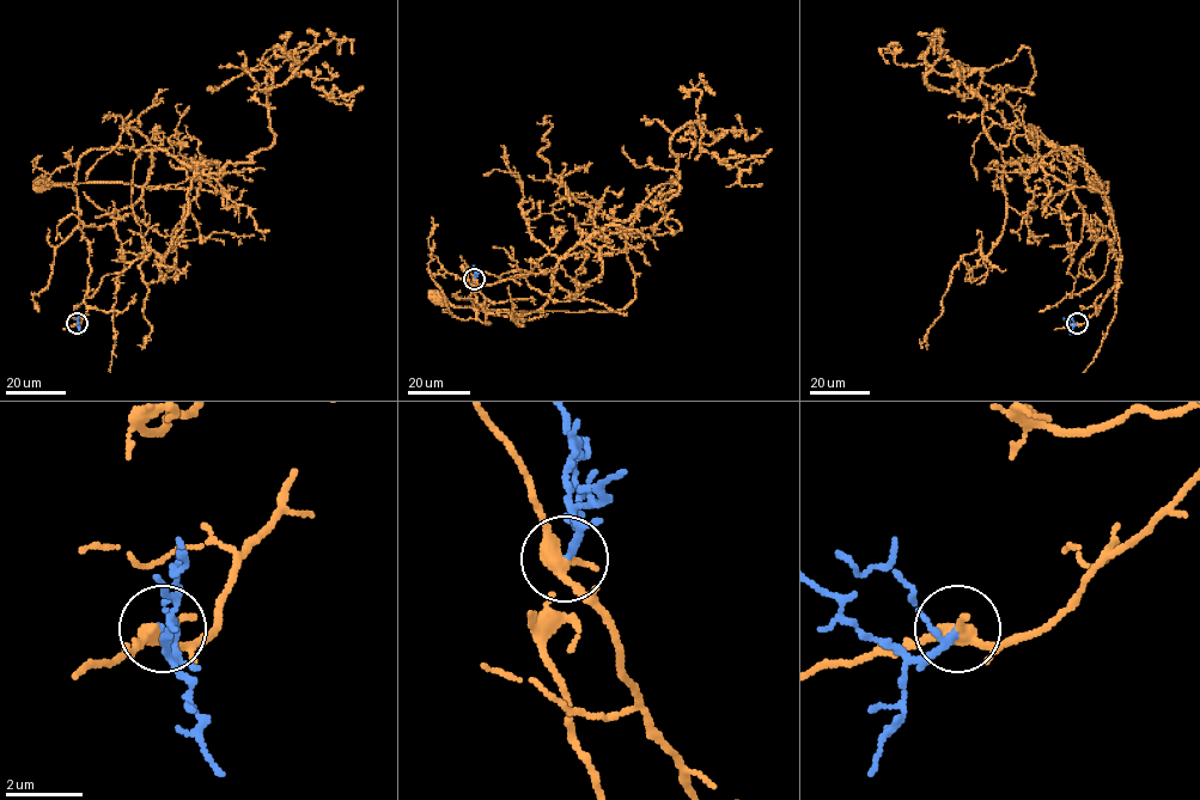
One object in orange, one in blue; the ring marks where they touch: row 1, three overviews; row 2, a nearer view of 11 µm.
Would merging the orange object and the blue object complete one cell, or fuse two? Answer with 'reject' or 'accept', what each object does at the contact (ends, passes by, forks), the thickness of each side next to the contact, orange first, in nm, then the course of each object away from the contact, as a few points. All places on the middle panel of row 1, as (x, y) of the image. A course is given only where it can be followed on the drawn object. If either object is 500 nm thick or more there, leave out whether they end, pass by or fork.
reject; orange passes by; blue passes by; 360 nm thick on the orange side, 150 nm on the other; orange runs (474, 279), (488, 324), (476, 287), (550, 272), (588, 240), (627, 254), (635, 295), (578, 312), (438, 298); blue runs (474, 279), (474, 264)

